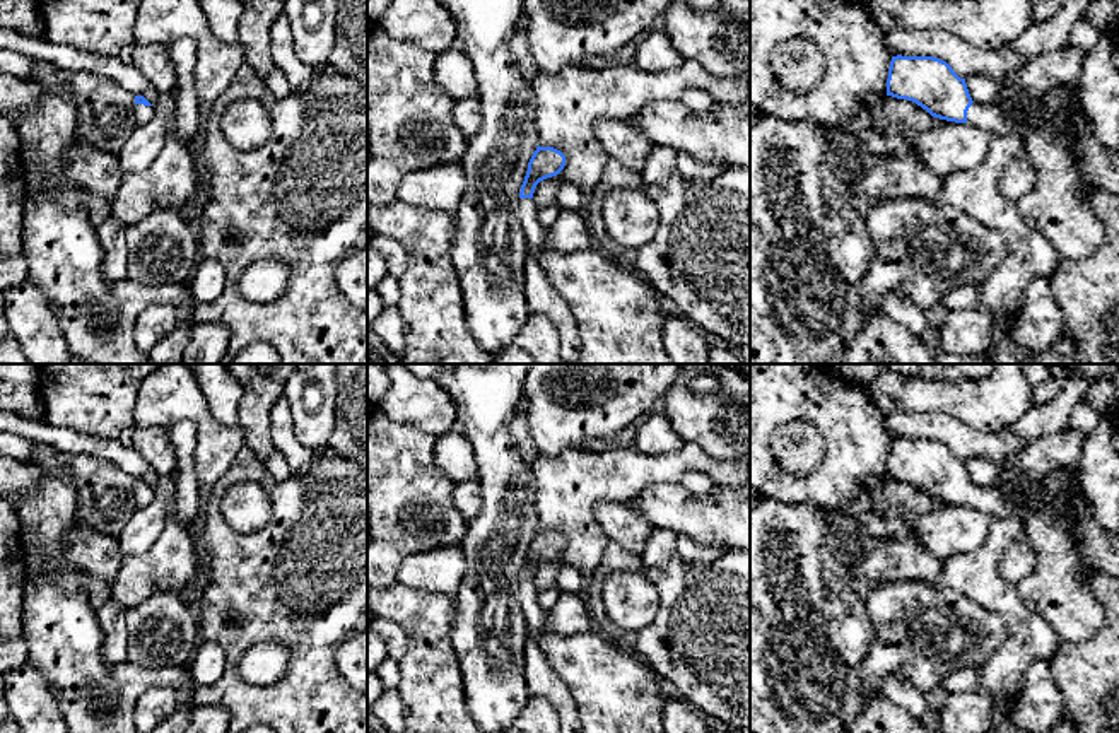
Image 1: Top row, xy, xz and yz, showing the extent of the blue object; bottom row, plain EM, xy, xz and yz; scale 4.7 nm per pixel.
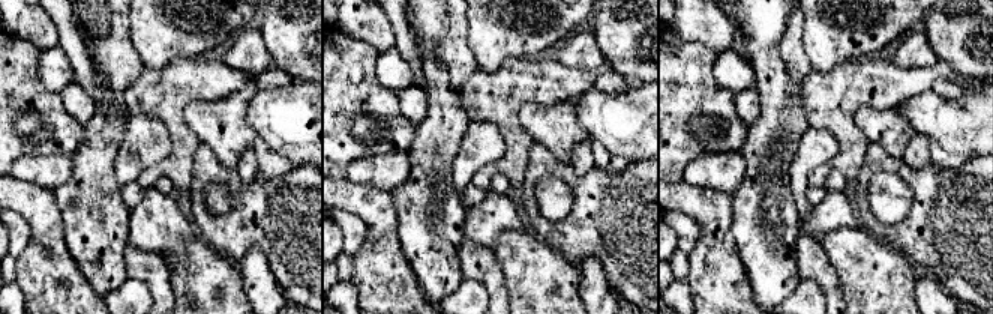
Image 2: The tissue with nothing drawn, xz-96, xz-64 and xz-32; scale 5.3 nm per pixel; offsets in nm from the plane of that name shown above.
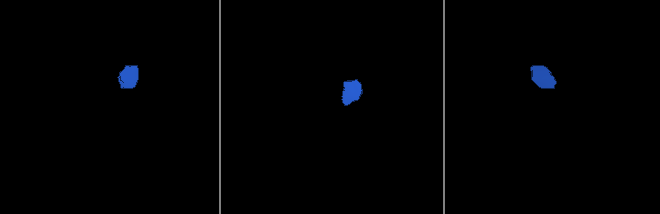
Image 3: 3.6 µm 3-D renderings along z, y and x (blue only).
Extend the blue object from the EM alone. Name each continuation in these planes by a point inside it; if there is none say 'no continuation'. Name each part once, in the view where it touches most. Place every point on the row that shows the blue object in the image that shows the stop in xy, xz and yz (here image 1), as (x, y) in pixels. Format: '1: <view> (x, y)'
1: yz (990, 118)

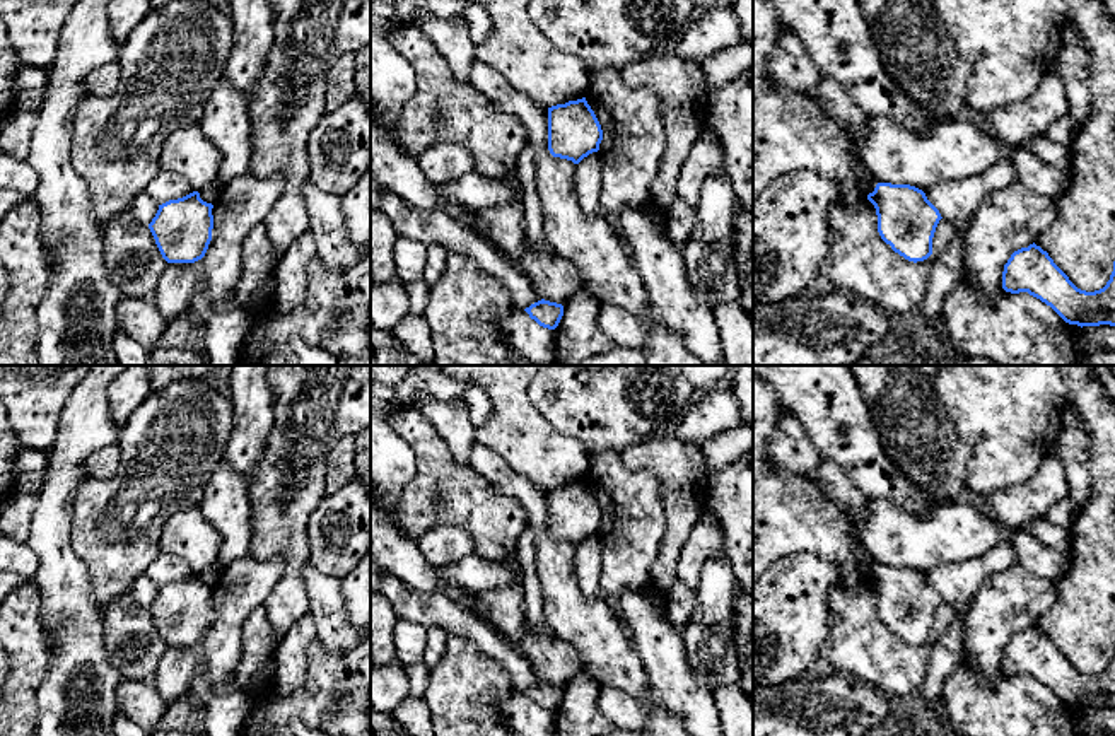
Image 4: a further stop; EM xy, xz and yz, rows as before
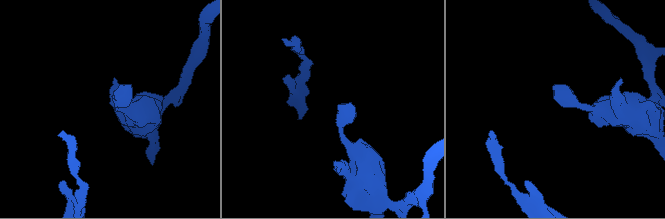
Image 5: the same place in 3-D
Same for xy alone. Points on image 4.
no continuation

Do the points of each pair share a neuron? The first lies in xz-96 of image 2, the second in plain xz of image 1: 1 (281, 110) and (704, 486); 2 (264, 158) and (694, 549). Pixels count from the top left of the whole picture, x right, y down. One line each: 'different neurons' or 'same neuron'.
1: different neurons
2: same neuron

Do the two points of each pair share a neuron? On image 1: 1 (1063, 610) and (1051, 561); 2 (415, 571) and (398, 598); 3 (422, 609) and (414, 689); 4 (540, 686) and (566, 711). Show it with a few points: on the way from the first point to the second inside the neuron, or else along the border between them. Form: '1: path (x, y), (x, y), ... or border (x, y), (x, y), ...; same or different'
1: path (1063, 598), (1060, 593), (1060, 573); same
2: border (397, 581), (422, 592), (445, 595); different
3: path (422, 629), (421, 668); same
4: path (547, 689), (562, 704); same

